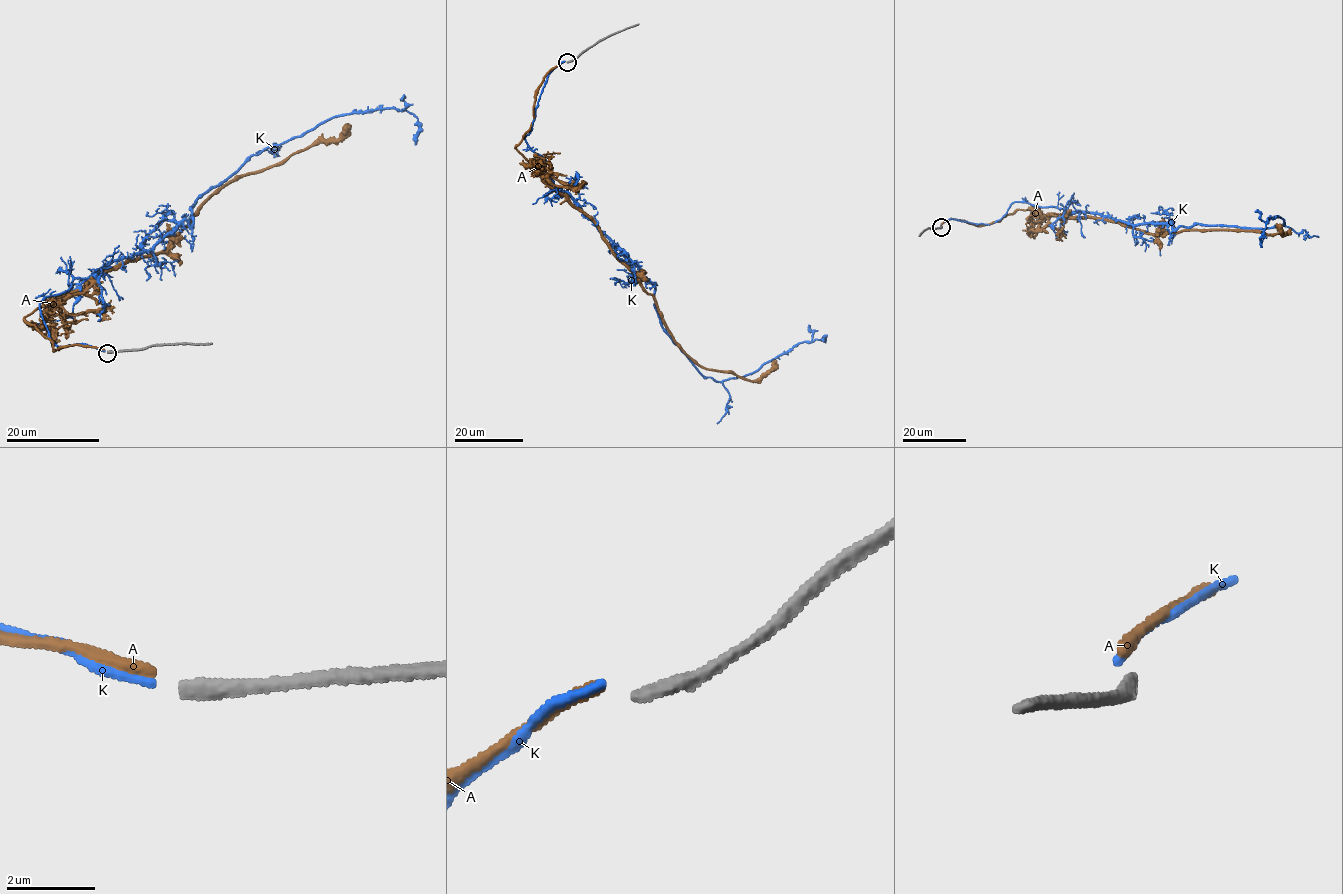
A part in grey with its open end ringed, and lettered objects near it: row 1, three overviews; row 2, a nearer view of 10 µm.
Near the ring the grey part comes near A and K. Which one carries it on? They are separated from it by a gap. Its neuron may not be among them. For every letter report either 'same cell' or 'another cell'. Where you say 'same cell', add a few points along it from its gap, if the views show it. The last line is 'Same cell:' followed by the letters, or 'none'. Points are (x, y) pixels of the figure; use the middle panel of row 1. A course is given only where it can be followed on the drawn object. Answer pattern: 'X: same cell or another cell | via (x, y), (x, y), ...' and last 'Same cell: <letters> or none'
A: another cell
K: another cell
Same cell: none

